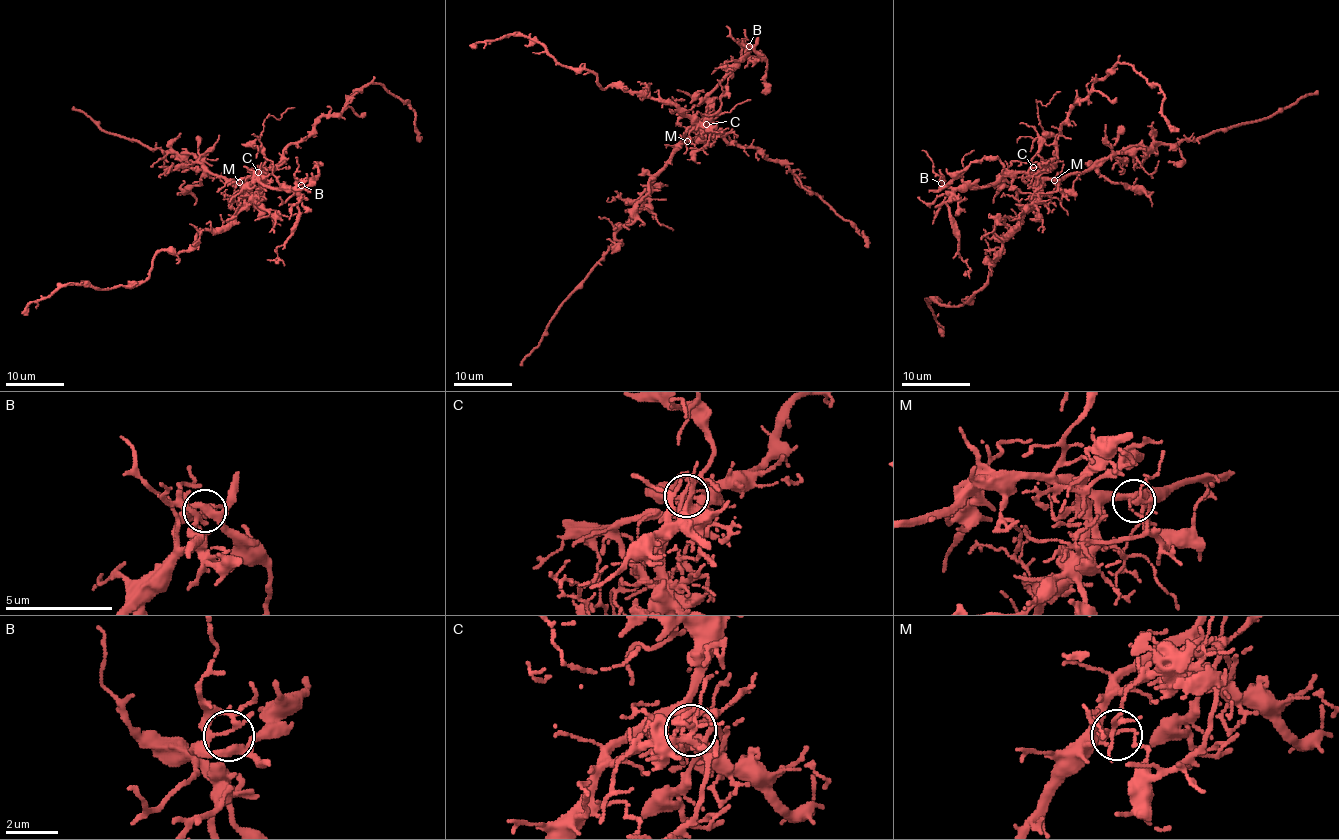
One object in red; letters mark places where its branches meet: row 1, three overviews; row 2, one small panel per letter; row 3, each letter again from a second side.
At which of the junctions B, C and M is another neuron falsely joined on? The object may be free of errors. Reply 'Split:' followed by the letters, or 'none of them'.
Split: C

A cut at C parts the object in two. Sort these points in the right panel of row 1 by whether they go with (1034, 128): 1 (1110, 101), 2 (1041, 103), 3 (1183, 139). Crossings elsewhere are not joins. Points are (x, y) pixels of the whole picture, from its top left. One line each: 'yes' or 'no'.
1: no
2: yes
3: yes

